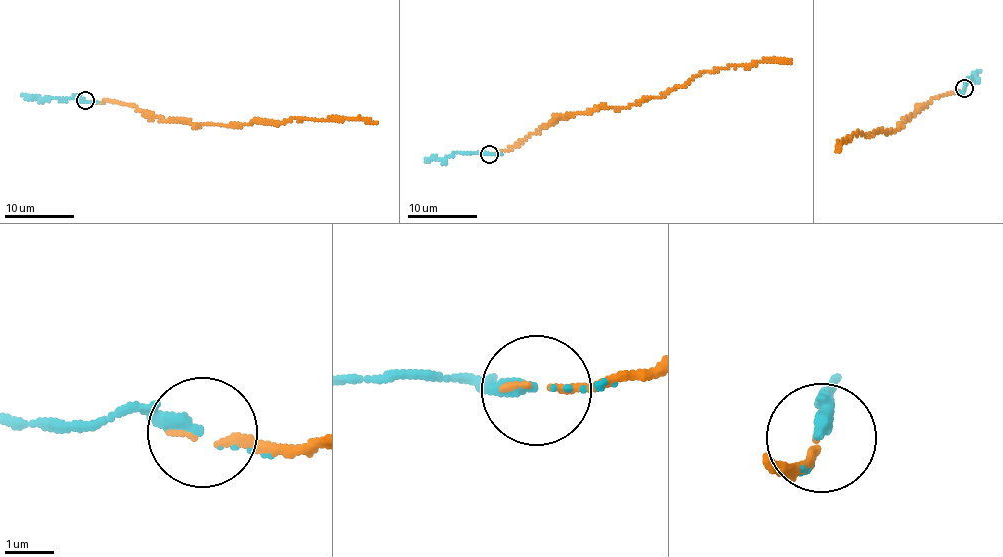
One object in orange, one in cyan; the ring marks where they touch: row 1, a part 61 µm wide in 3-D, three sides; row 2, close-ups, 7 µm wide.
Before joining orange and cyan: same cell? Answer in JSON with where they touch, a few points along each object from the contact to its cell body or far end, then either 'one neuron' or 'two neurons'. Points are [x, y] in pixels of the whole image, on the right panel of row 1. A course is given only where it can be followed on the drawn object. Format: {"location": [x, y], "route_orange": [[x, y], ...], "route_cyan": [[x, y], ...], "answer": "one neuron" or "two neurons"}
{"location": [964, 88], "route_orange": [[963, 88], [962, 93], [934, 97], [898, 131], [849, 136], [848, 140], [839, 142], [839, 152]], "route_cyan": [[965, 88], [966, 79], [976, 77], [975, 72], [981, 71]], "answer": "one neuron"}

